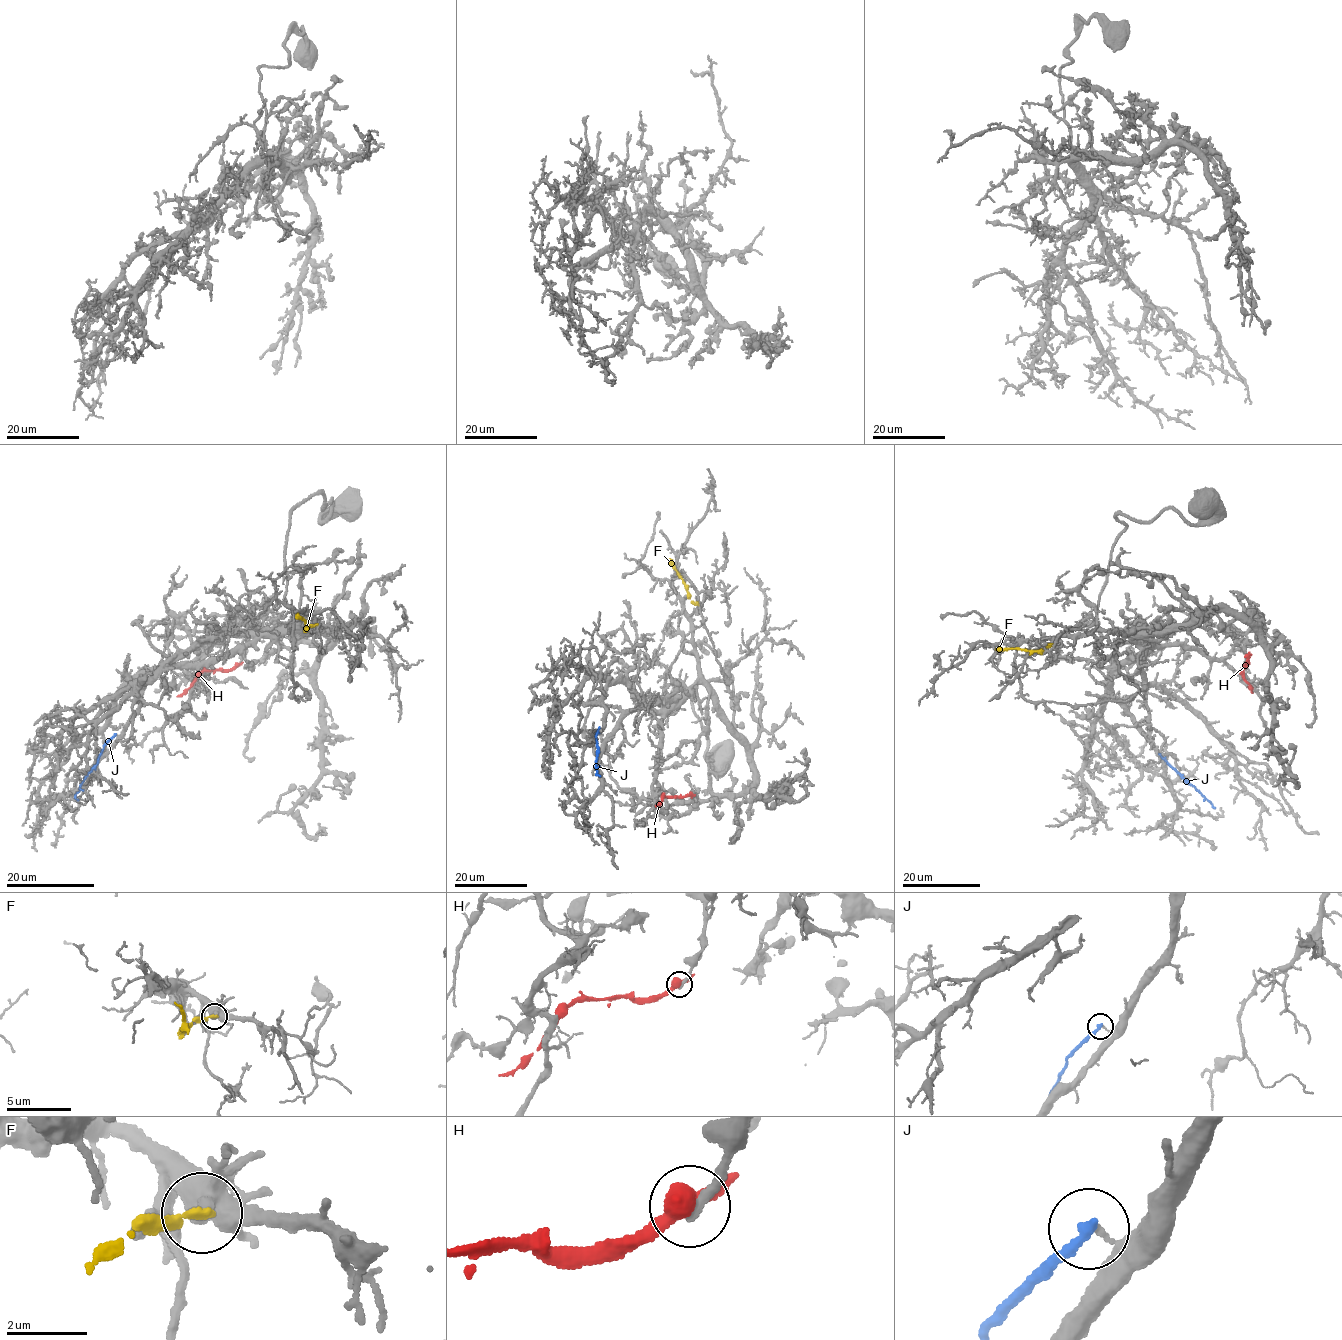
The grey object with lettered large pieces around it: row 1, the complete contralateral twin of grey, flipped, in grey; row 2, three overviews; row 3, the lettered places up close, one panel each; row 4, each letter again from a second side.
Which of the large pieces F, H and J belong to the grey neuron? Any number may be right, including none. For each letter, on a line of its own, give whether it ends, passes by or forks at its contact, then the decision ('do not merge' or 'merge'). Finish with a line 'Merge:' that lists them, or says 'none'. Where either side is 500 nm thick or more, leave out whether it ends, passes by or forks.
F: it ends | do not merge
H: do not merge
J: it ends | do not merge
Merge: none

